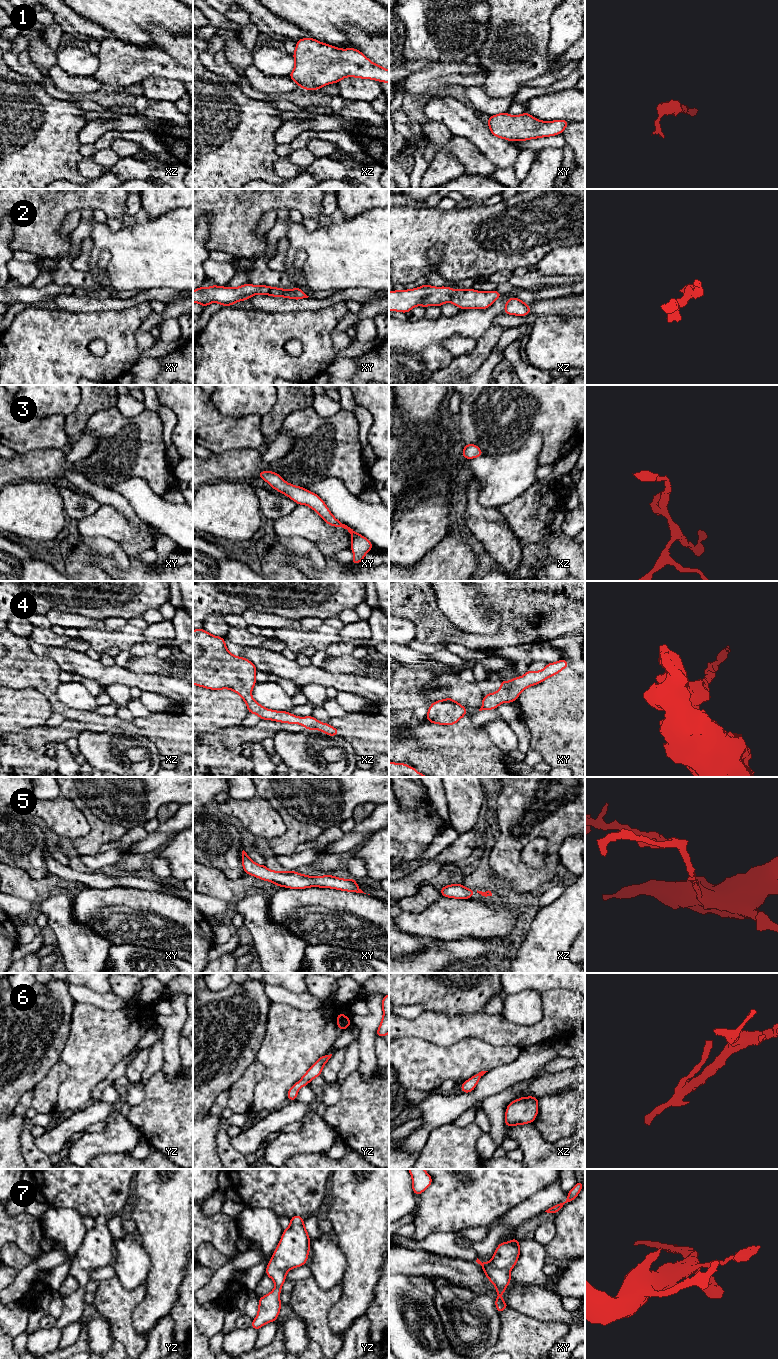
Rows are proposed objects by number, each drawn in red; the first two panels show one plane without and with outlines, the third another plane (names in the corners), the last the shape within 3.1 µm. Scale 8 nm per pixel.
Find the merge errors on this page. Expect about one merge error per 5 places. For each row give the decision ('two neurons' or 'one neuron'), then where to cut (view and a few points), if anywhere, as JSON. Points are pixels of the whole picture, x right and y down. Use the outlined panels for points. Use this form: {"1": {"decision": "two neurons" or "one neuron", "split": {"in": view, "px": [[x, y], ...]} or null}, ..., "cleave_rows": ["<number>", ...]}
{"1": {"decision": "one neuron", "split": null}, "2": {"decision": "one neuron", "split": null}, "3": {"decision": "one neuron", "split": null}, "4": {"decision": "one neuron", "split": null}, "5": {"decision": "one neuron", "split": null}, "6": {"decision": "one neuron", "split": null}, "7": {"decision": "one neuron", "split": null}, "cleave_rows": []}

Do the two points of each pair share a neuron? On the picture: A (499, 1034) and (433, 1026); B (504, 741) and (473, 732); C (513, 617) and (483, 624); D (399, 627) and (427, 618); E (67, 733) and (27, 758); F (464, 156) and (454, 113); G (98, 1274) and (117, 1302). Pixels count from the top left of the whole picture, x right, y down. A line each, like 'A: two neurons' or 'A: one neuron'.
A: one neuron
B: two neurons
C: two neurons
D: two neurons
E: one neuron
F: two neurons
G: two neurons

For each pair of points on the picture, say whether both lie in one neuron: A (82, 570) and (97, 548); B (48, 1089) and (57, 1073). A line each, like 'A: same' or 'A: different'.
A: same
B: same

